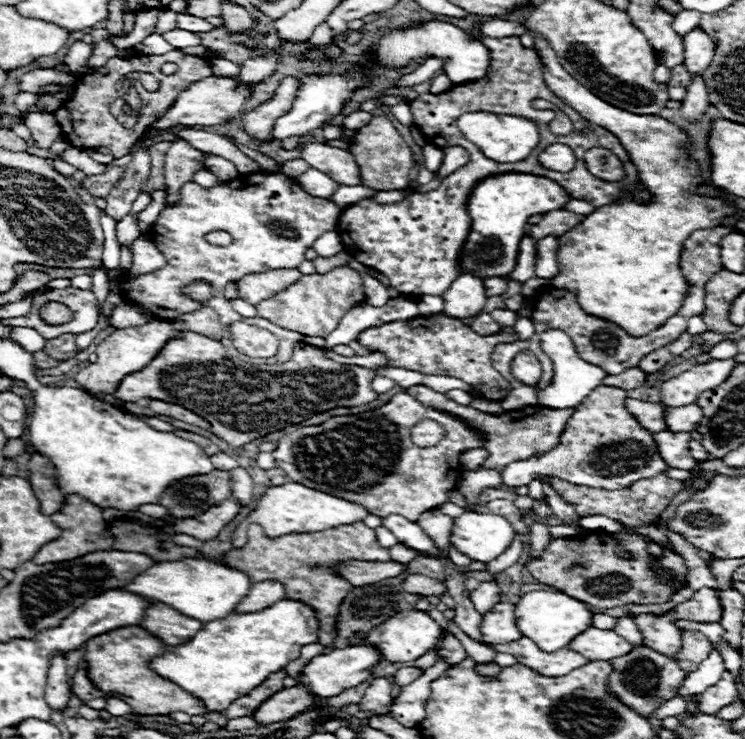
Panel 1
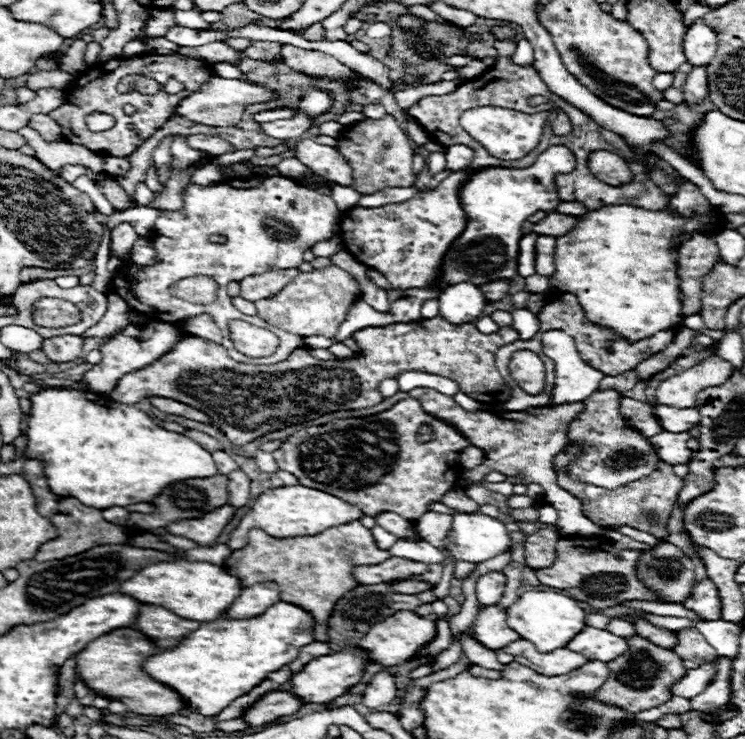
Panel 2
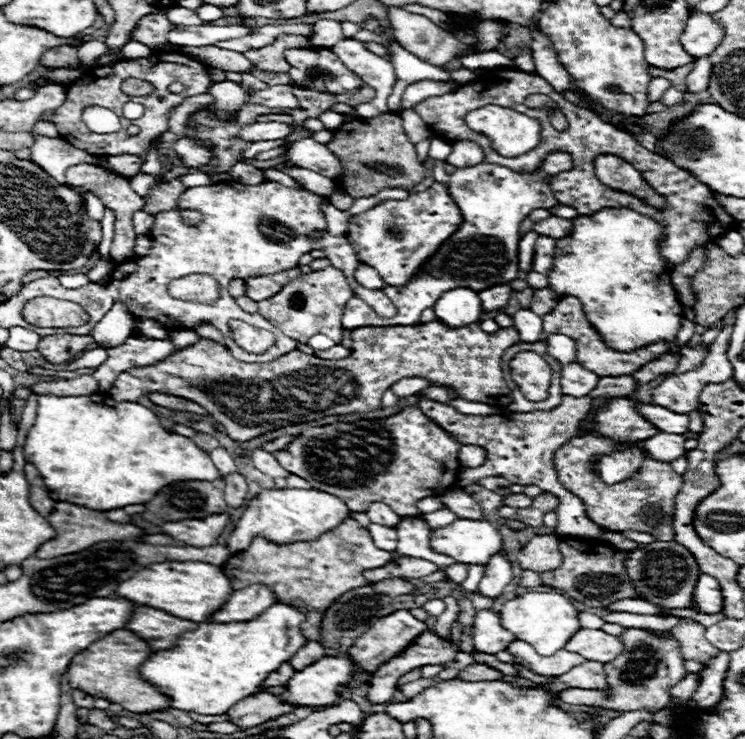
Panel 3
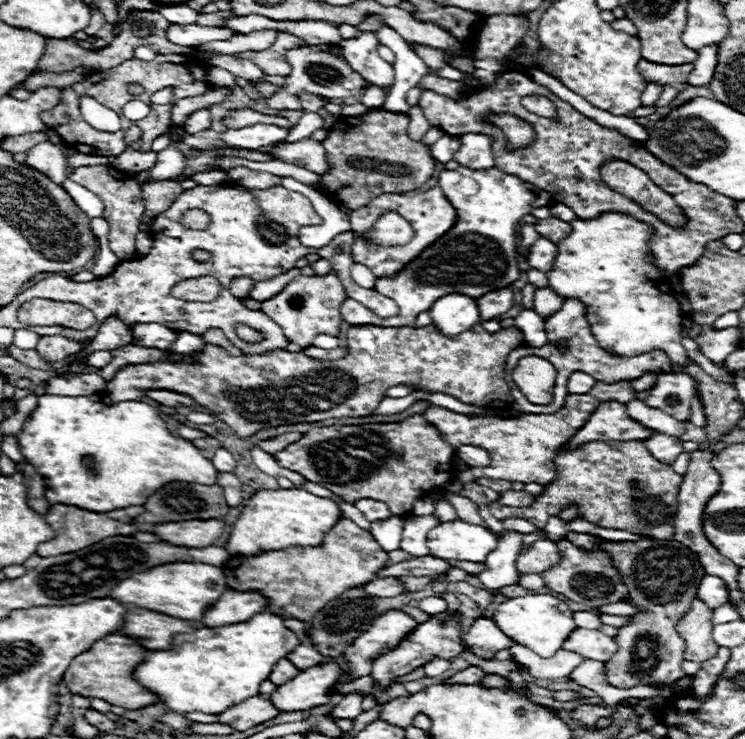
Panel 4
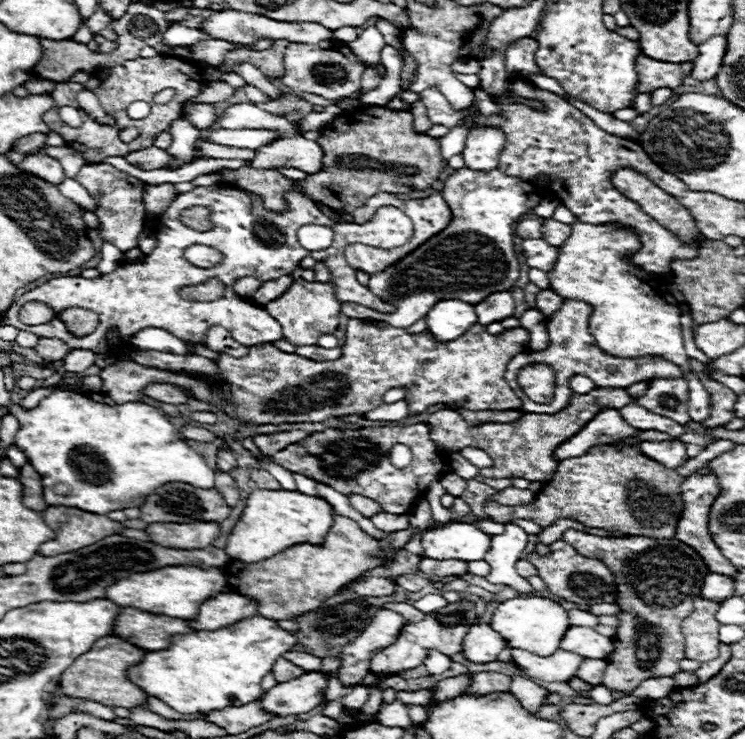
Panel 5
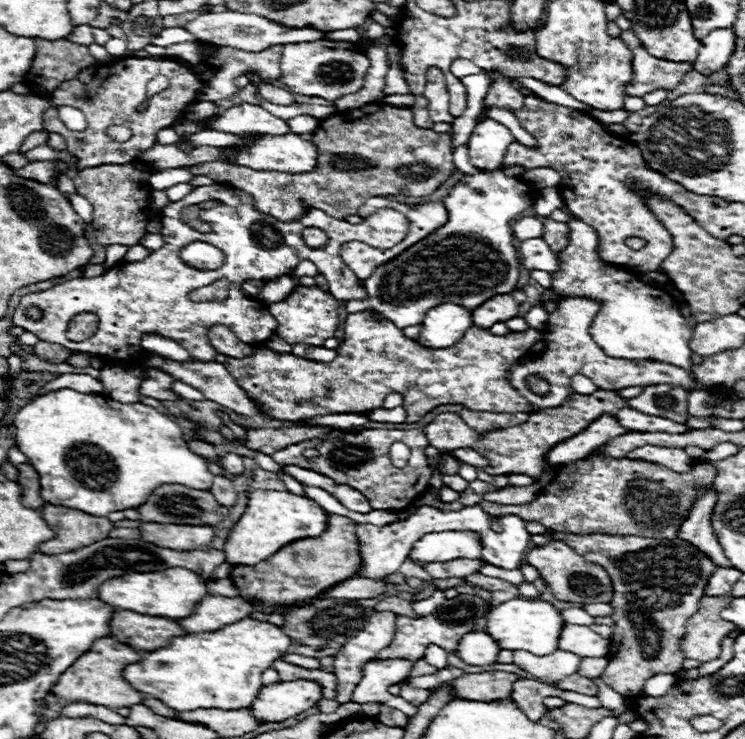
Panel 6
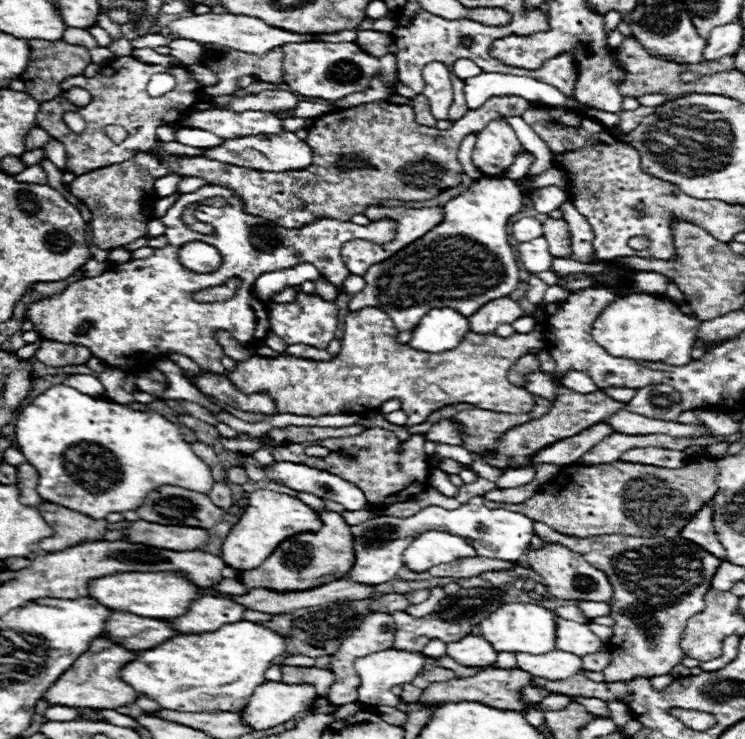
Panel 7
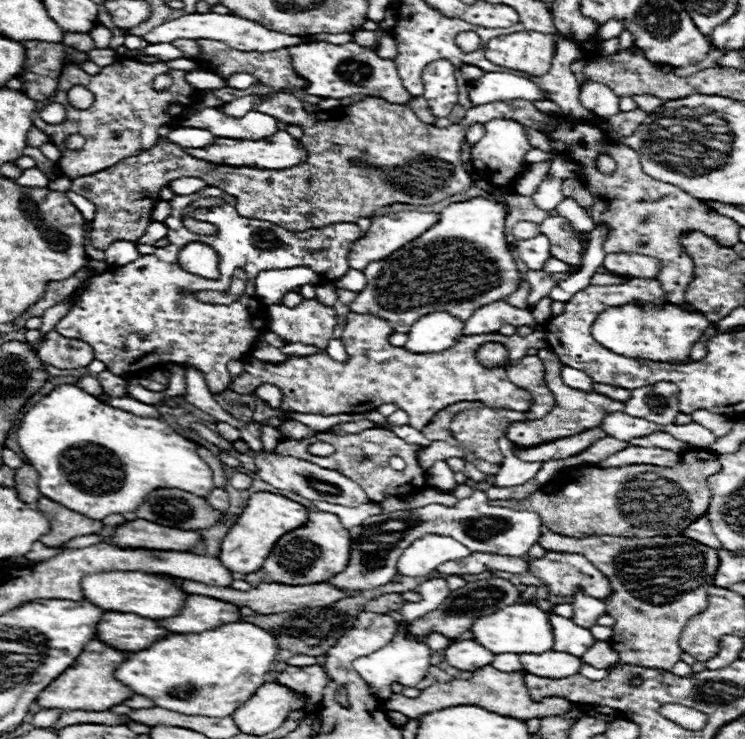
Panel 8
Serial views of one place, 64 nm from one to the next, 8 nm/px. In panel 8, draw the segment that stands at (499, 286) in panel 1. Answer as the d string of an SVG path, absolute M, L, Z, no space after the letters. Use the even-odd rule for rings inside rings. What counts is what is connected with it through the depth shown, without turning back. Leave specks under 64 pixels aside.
M498 300L492 304L486 304L482 308L478 308L464 326L464 334L492 334L498 332L498 328L502 324L530 324L534 330L538 328L534 316L528 310L516 308L512 304L508 304L506 300Z

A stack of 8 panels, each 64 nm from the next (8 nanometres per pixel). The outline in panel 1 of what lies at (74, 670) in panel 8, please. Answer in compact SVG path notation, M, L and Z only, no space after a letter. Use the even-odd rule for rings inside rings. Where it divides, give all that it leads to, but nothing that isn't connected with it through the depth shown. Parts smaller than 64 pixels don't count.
M142 626L118 628L114 632L106 632L102 636L94 636L94 640L88 640L88 674L102 692L124 700L136 714L158 716L180 710L190 716L204 716L206 706L202 704L202 700L190 696L188 692L182 692L182 688L178 688L174 682L162 680L162 676L158 676L156 672L150 672L150 660L154 656L162 656L162 652L166 652L162 640L146 632Z

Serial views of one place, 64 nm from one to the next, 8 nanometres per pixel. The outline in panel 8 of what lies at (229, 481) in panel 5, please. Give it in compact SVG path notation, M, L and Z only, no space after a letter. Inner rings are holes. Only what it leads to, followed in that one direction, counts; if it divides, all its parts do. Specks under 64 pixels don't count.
M214 488L214 490L206 496L206 500L208 500L208 504L210 504L212 508L218 508L218 510L222 510L222 512L230 506L230 498L228 498L228 492L226 492L224 488Z

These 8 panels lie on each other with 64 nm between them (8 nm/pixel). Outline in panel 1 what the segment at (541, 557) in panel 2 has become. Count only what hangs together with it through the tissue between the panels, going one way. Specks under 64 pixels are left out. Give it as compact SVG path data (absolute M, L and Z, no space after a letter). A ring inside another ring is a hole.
M534 522L534 524L530 526L530 546L532 546L532 554L530 554L530 556L542 554L550 538L552 538L552 536L550 536L550 532L546 530L546 526L540 524L540 522Z

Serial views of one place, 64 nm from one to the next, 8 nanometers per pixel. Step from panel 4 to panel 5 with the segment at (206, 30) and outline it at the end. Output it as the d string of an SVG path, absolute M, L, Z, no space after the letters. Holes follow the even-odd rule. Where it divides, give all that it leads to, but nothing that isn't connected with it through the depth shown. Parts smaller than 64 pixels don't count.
M172 24L164 32L164 42L170 44L170 46L194 46L202 40L212 40L212 36L198 32L198 28L186 28L186 26L180 26L180 24Z

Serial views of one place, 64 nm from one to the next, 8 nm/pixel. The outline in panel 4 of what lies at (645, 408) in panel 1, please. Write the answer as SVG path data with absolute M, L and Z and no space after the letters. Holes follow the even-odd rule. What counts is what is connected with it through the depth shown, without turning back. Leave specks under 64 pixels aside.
M610 400L610 404L602 404L602 408L590 416L582 432L578 432L578 436L574 436L574 440L570 440L566 446L576 448L578 444L590 440L646 440L646 436L652 434L654 430L642 428L642 424L626 416L626 404L614 404L614 400Z

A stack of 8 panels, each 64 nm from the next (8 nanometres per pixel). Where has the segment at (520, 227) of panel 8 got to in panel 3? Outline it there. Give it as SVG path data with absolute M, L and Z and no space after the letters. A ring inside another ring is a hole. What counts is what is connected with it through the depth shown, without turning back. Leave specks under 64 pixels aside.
M528 232L522 236L520 244L518 244L518 264L520 270L524 272L532 272L532 254L534 254L534 242L538 240L539 234L536 232Z

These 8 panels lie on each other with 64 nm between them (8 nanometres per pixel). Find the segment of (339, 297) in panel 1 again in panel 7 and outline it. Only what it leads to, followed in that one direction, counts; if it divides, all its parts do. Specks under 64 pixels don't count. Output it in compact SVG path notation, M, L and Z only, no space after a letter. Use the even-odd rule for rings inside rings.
M298 292L296 302L292 304L268 304L270 314L270 330L280 336L286 344L306 344L316 348L326 348L330 340L334 340L334 330L338 326L338 308L334 302L322 300L318 294Z

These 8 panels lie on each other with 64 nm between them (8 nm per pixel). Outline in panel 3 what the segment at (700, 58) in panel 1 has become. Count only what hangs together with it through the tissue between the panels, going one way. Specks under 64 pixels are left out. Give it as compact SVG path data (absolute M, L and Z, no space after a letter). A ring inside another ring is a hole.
M690 14L680 40L686 52L690 52L698 60L702 56L710 56L722 42L722 36L722 26L716 24L708 14Z

